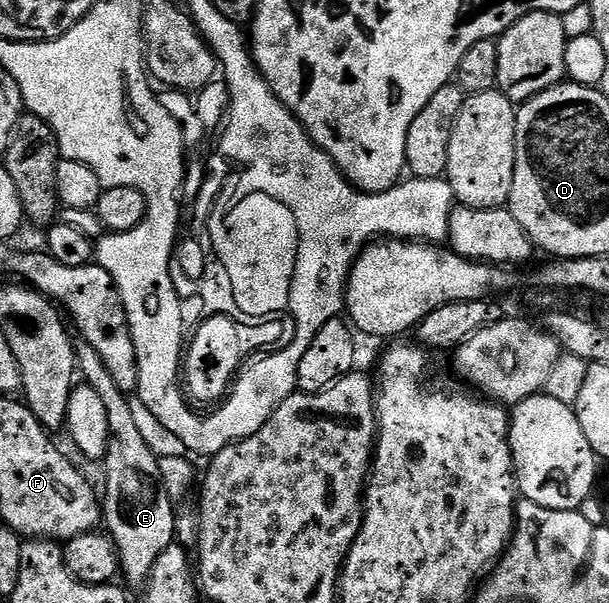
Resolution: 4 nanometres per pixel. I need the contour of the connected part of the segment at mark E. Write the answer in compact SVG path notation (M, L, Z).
M86 342L76 346L77 370L83 382L102 399L106 408L108 443L102 461L106 477L106 493L102 499L102 521L107 534L115 541L118 549L121 574L134 587L147 584L154 562L176 539L177 512L175 502L160 484L159 458L150 451L143 436L137 430L130 408L129 396L114 382L114 377Z

